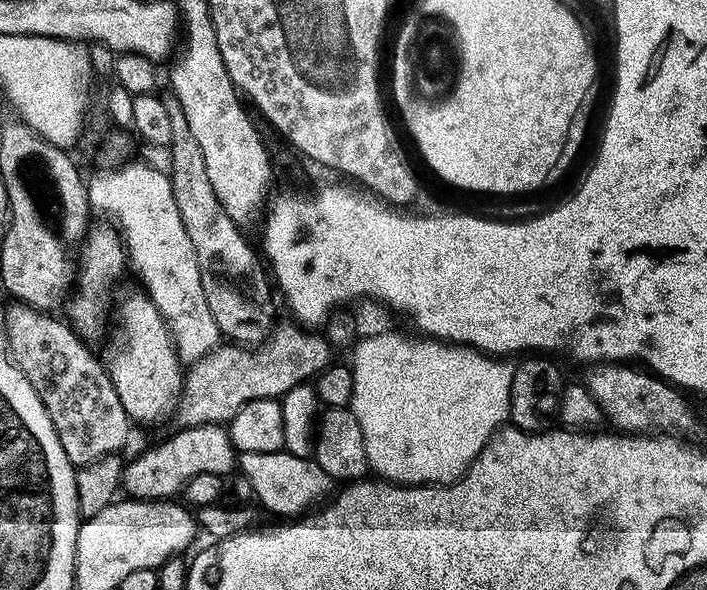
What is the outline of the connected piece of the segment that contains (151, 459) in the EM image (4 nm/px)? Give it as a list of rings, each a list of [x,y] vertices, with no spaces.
[[[196,422],[184,426],[181,432],[174,433],[157,448],[146,449],[128,465],[125,463],[120,486],[123,495],[133,500],[166,500],[175,497],[194,474],[214,474],[224,478],[237,464],[238,449],[232,445],[229,429],[225,425],[223,428],[220,422]]]

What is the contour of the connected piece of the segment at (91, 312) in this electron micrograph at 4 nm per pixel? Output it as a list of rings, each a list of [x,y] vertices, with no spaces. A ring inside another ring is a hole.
[[[100,224],[89,227],[82,241],[80,260],[78,258],[78,283],[68,301],[67,319],[75,333],[85,342],[93,342],[108,328],[108,295],[120,280],[129,263],[121,233],[115,227]],[[76,292],[76,293],[75,293]],[[73,298],[73,300],[72,300]],[[72,300],[72,301],[71,301]]]

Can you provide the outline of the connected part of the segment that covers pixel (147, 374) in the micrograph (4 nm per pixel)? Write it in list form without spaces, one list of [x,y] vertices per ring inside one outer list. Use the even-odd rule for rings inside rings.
[[[134,292],[123,298],[112,342],[106,367],[129,421],[164,420],[171,412],[173,415],[180,402],[185,373],[166,322],[145,293]]]

